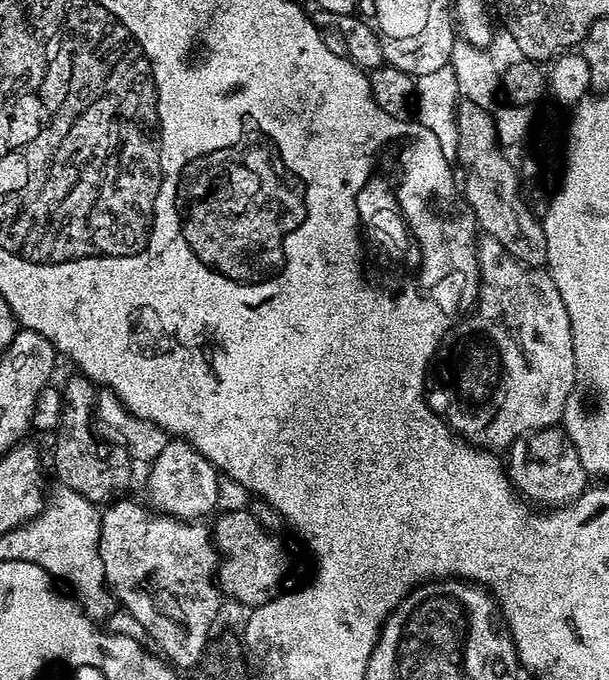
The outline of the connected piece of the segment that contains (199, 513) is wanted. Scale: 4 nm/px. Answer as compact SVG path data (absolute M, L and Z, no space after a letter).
M179 438L169 439L167 446L162 450L162 454L158 454L158 458L152 460L147 472L149 500L147 500L147 503L155 511L165 516L172 516L175 520L197 520L204 518L207 512L213 511L212 513L215 513L217 511L216 503L220 500L221 473L201 452L194 450L194 446L187 444L185 440Z

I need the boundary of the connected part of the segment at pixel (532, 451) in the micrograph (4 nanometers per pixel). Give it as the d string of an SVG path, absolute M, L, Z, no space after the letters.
M560 426L519 436L507 449L506 471L517 493L536 506L563 506L571 500L579 500L590 484L574 442Z

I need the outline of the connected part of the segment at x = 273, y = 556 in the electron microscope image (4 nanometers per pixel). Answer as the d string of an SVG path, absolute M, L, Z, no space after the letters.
M251 511L222 512L215 517L215 519L217 518L216 528L214 524L216 551L222 557L218 564L220 591L225 597L233 596L238 603L245 604L245 609L251 610L270 602L274 597L280 595L285 587L284 579L288 576L288 552L284 549L283 542L278 537L272 536L276 534L263 528L260 522L254 519Z

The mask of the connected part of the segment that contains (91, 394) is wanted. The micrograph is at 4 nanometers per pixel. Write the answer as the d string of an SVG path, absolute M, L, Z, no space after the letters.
M75 375L62 384L64 405L54 433L56 445L52 448L52 464L56 467L55 479L59 483L70 486L70 490L78 490L82 498L100 506L127 493L124 491L132 480L134 461L123 439L117 433L115 436L113 429L96 417L97 385L89 376Z

